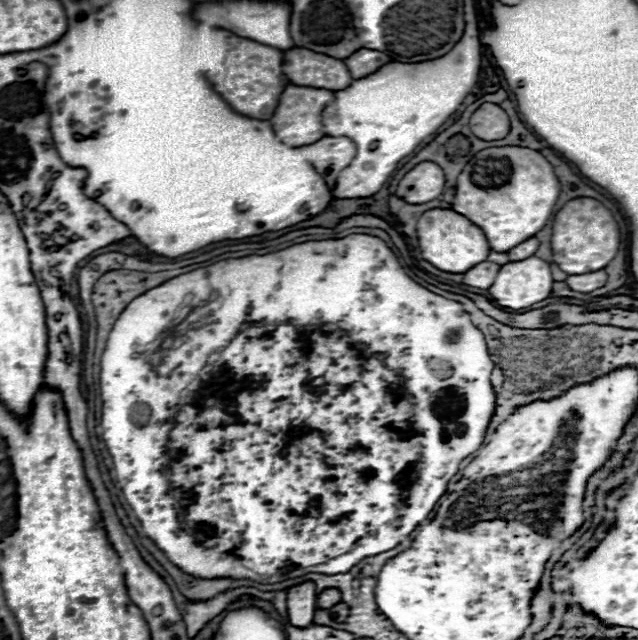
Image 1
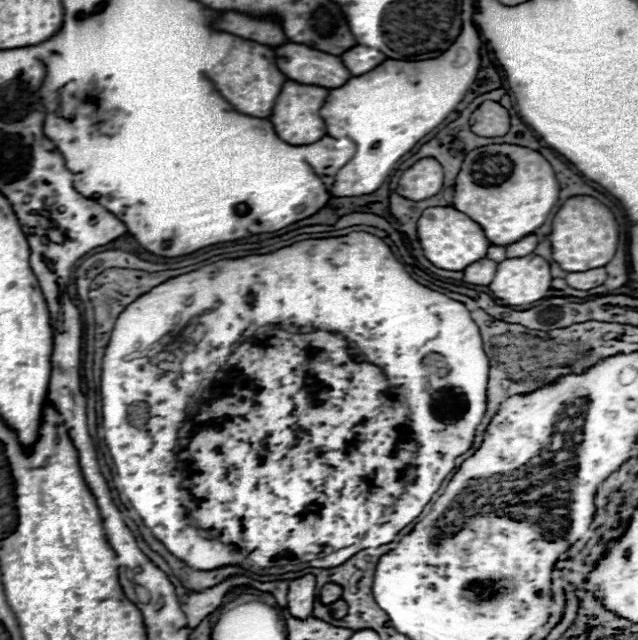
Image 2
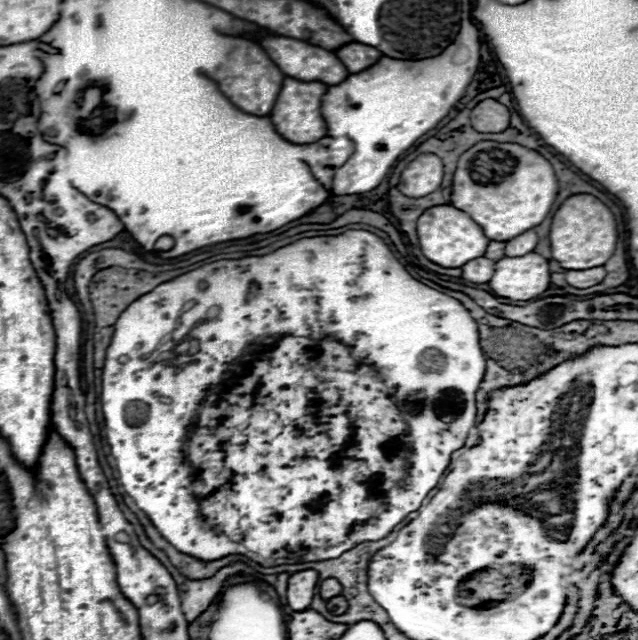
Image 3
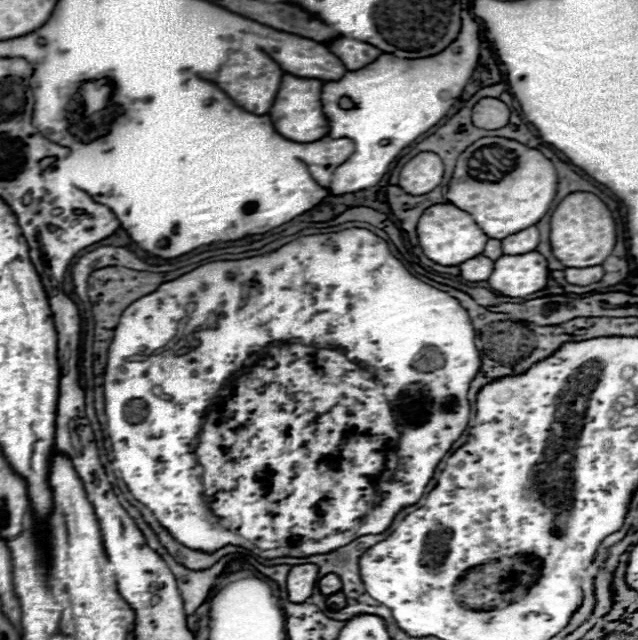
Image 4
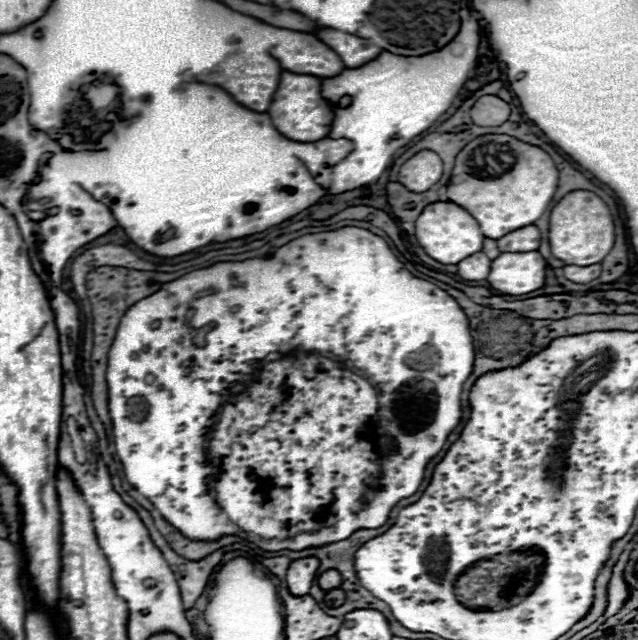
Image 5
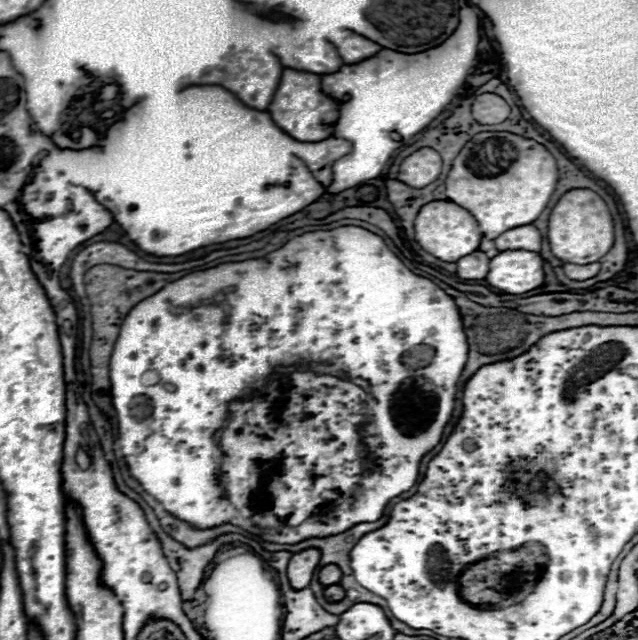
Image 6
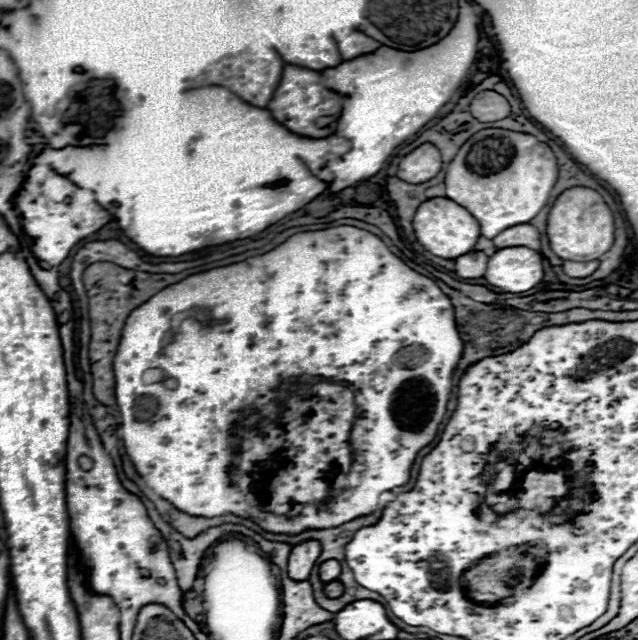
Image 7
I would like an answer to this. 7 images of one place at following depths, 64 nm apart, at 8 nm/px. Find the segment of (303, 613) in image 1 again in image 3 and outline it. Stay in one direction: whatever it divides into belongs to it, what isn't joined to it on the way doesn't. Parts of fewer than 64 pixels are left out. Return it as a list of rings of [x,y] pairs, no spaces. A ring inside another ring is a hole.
[[[312,568],[292,574],[288,578],[288,604],[294,610],[308,608],[314,598],[316,584],[318,584],[318,572]]]

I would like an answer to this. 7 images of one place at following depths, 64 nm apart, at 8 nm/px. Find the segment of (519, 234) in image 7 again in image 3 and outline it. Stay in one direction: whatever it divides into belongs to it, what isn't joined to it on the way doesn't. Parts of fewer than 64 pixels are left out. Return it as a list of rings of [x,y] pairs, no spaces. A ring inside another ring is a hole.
[[[532,228],[532,230],[516,236],[516,240],[508,240],[508,244],[504,248],[504,254],[506,256],[524,256],[524,254],[532,252],[536,248],[536,244],[538,244],[538,234]]]

